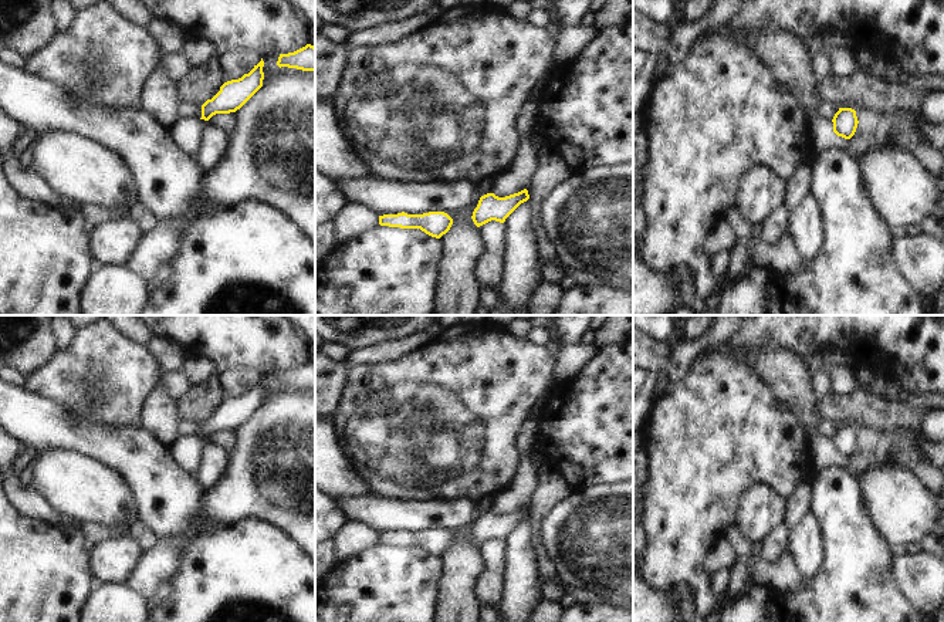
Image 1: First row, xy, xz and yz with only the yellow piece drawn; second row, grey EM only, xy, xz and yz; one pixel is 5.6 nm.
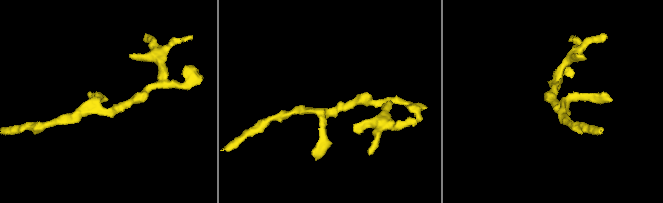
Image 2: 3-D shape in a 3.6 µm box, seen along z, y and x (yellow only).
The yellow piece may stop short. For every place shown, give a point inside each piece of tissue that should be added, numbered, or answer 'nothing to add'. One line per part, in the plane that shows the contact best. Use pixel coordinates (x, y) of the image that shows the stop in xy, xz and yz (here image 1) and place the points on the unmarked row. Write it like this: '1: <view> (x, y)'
nothing to add

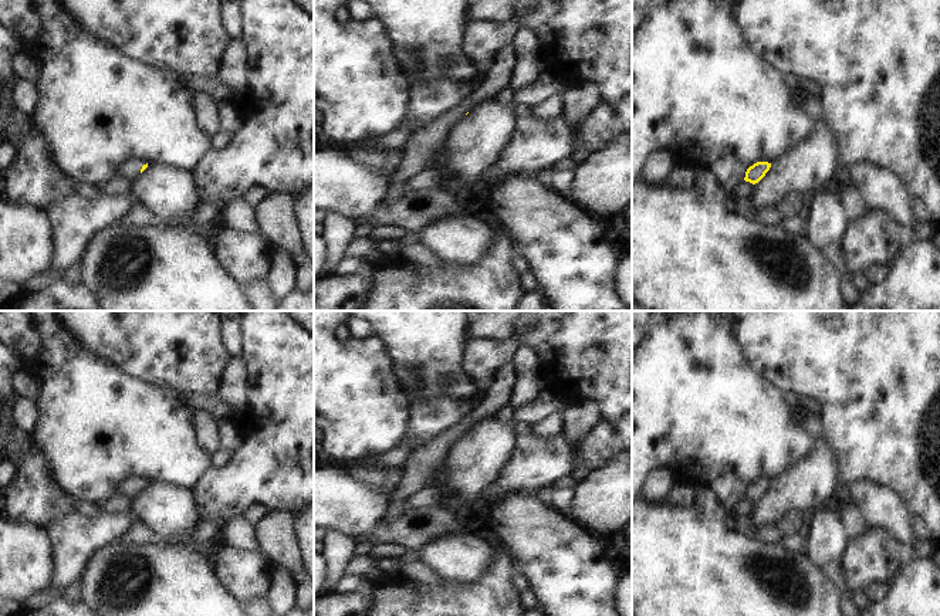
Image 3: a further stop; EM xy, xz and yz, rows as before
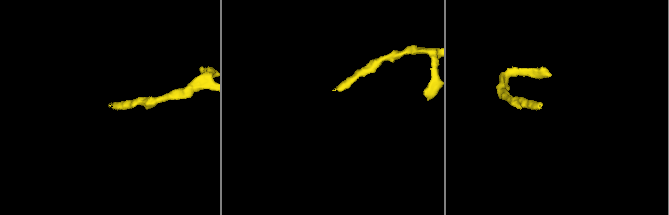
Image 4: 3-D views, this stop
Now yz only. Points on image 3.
nothing to add

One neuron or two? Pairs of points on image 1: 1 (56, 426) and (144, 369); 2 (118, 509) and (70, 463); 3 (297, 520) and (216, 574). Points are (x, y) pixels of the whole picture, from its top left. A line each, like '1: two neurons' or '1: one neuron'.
1: two neurons
2: one neuron
3: two neurons

